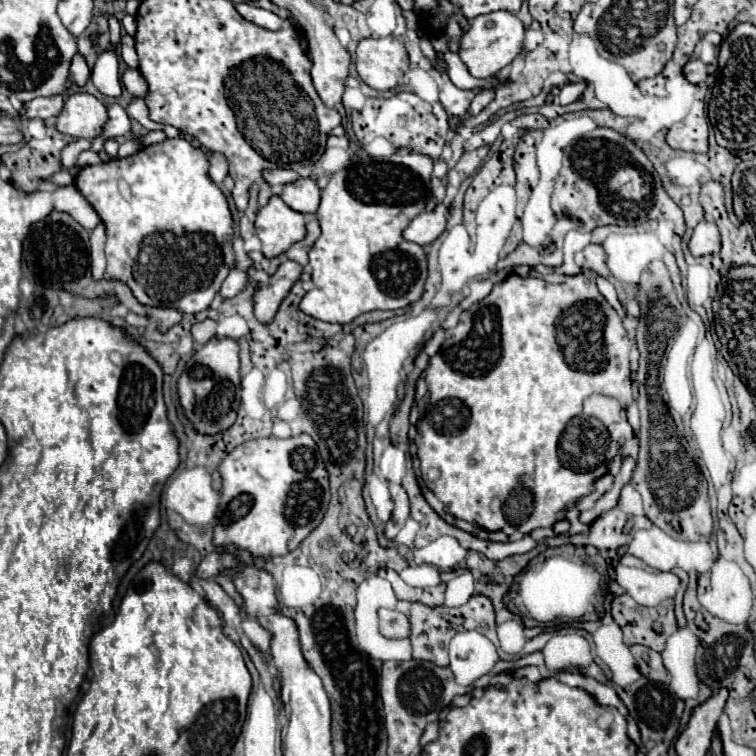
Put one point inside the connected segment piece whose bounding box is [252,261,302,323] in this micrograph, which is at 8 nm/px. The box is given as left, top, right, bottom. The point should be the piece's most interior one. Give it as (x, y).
(267, 298)

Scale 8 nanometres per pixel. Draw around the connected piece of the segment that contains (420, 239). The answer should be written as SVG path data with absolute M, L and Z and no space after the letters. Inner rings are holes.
M440 203L434 211L424 211L420 213L406 229L404 229L404 239L418 243L418 245L428 245L434 239L438 239L442 235L442 231L446 229L446 215L448 209Z

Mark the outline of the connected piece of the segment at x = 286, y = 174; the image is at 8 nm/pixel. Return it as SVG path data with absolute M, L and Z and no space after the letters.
M266 169L266 171L262 171L262 179L270 187L278 187L278 185L286 185L286 183L292 183L294 179L298 179L298 173L290 171L290 169Z

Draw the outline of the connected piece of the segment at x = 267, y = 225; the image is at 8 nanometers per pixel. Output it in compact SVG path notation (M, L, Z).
M272 195L268 205L258 211L254 225L266 257L282 255L292 243L302 241L306 235L304 215L288 207L278 195Z

